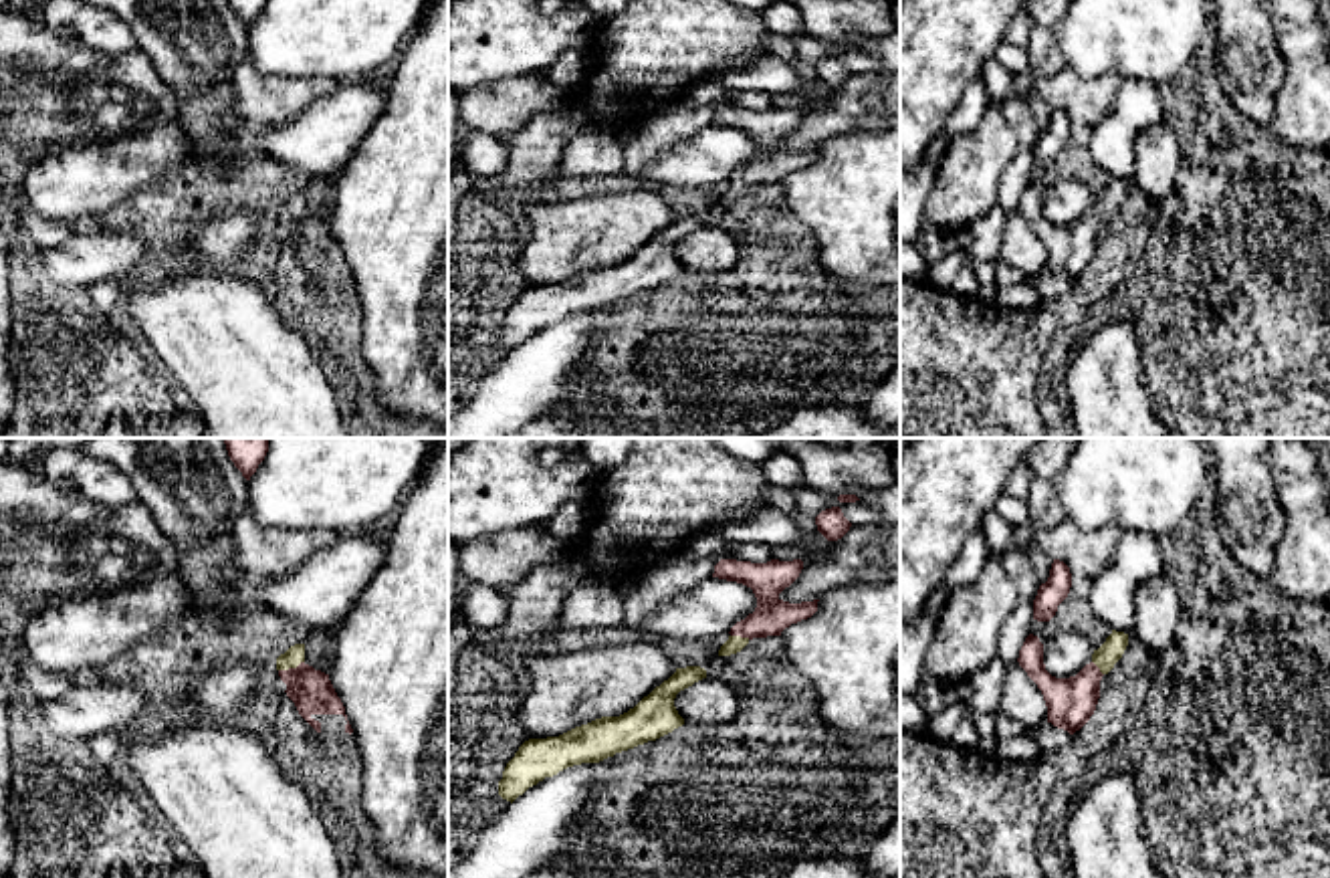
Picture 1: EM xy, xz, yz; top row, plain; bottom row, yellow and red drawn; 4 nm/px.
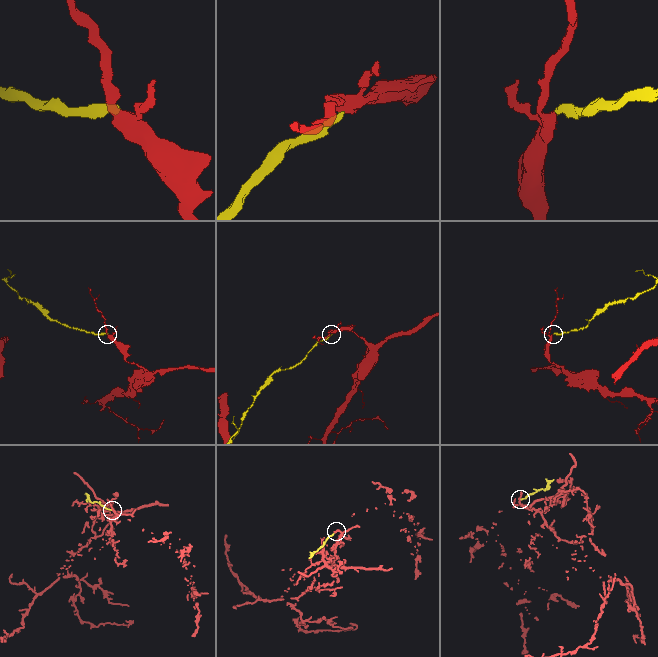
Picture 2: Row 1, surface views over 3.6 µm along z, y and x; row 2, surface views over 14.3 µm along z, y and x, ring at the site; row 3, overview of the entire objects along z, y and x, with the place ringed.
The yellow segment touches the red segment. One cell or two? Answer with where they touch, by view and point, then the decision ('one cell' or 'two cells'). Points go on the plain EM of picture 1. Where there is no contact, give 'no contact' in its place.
meets yellow in xy at (291, 214); one cell

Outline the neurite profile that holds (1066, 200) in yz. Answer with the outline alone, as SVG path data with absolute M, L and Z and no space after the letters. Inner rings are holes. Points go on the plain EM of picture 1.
M1054 180L1043 192L1045 218L1056 226L1076 224L1092 210L1094 194L1078 180Z

